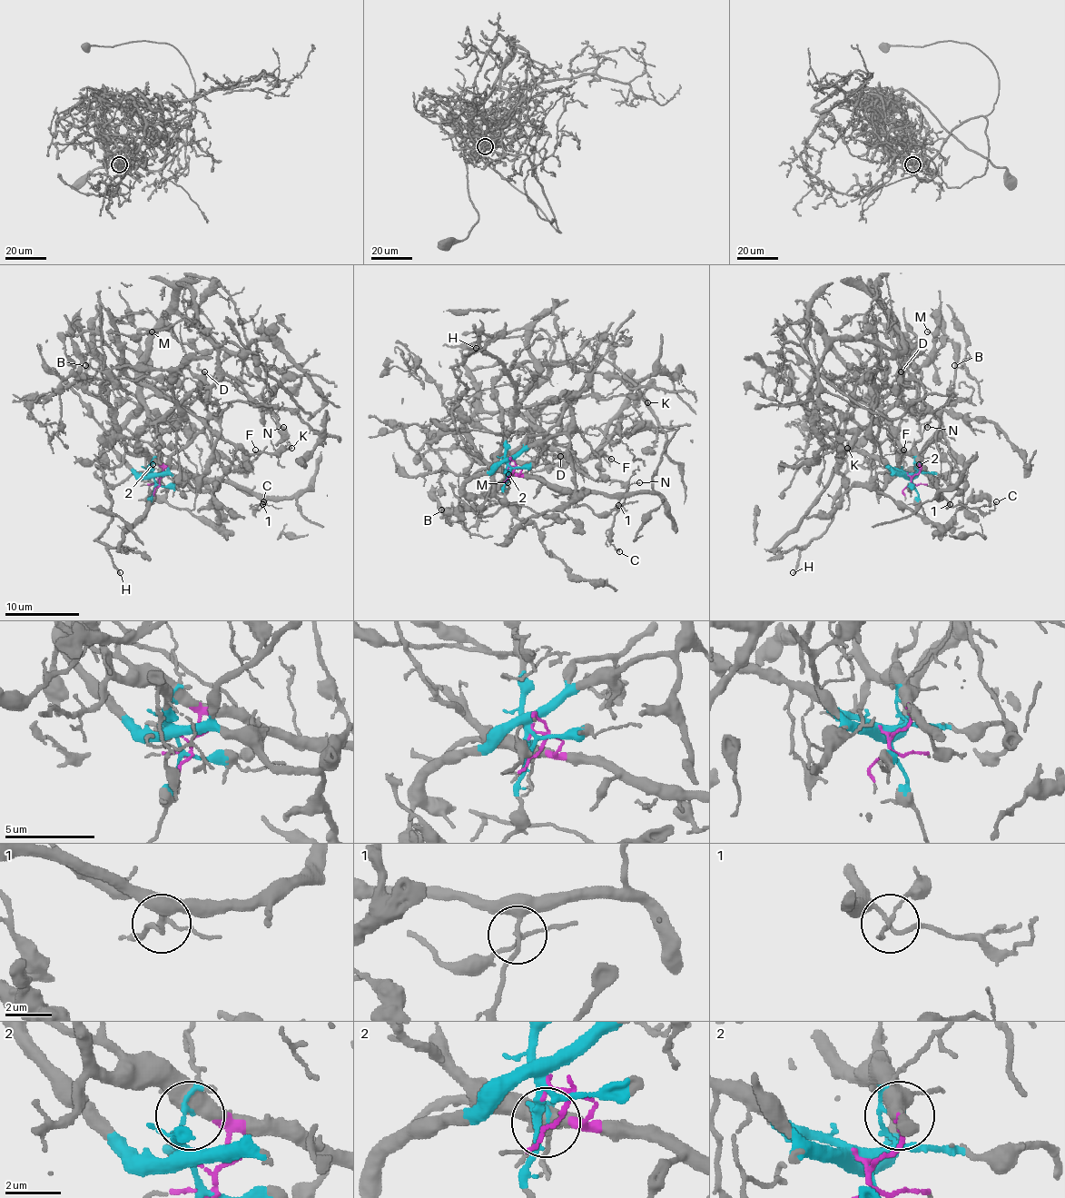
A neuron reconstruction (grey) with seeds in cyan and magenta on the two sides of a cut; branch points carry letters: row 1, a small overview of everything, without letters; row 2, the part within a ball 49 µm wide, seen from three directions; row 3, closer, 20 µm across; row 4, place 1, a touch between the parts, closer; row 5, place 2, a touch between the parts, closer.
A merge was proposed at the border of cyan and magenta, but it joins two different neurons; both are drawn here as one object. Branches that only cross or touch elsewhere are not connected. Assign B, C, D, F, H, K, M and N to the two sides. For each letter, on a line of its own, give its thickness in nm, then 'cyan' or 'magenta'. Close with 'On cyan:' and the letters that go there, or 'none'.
B: 80 nm | cyan
C: 130 nm | magenta
D: 140 nm | cyan
F: 160 nm | cyan
H: 170 nm | magenta
K: 280 nm | cyan
M: 180 nm | cyan
N: 120 nm | cyan
On cyan: B, D, F, K, M, N

